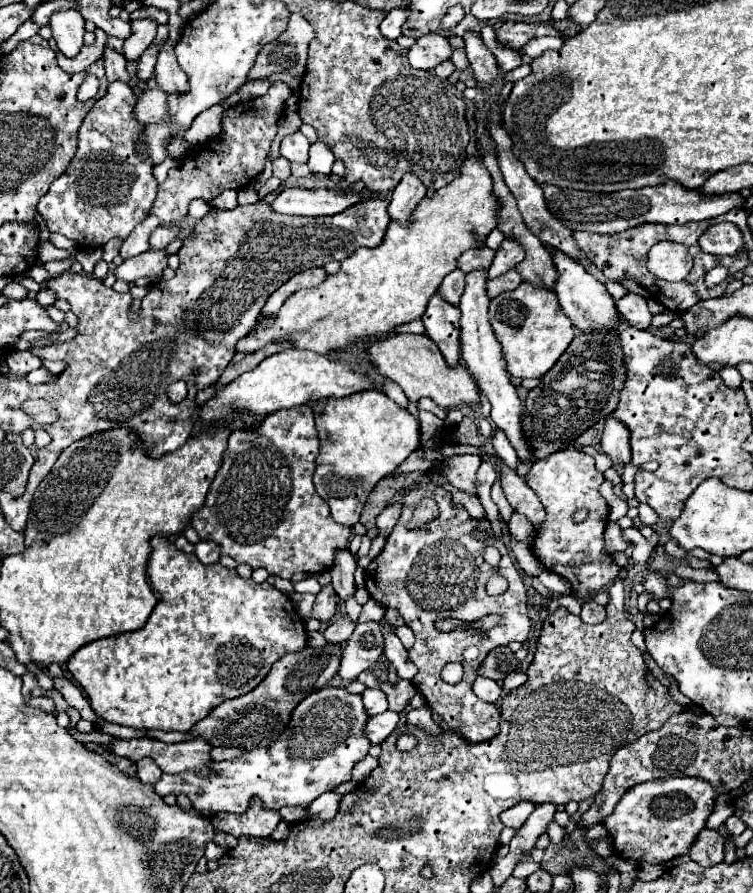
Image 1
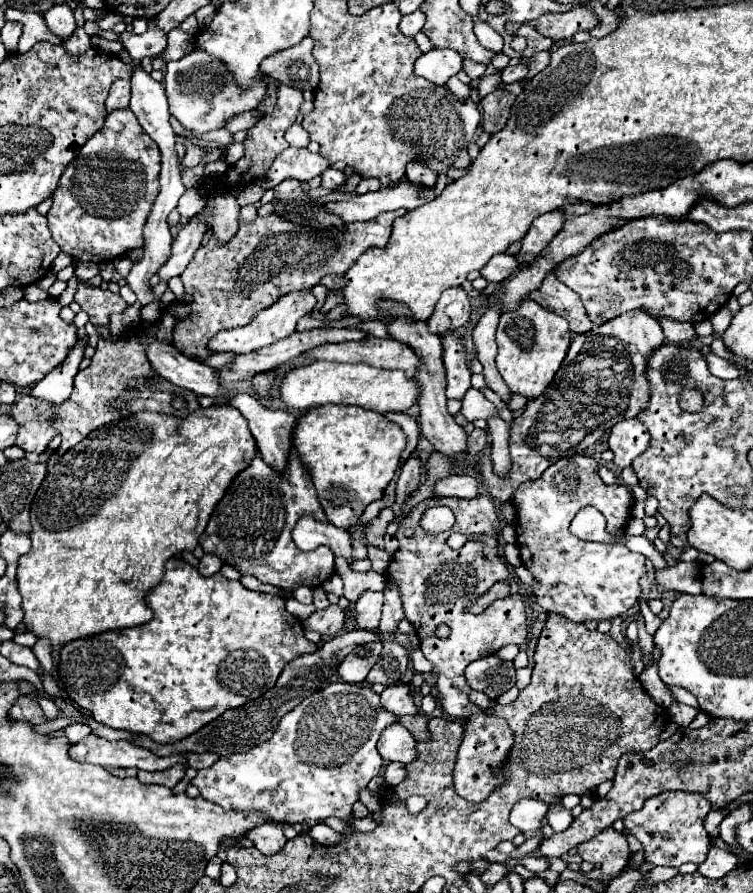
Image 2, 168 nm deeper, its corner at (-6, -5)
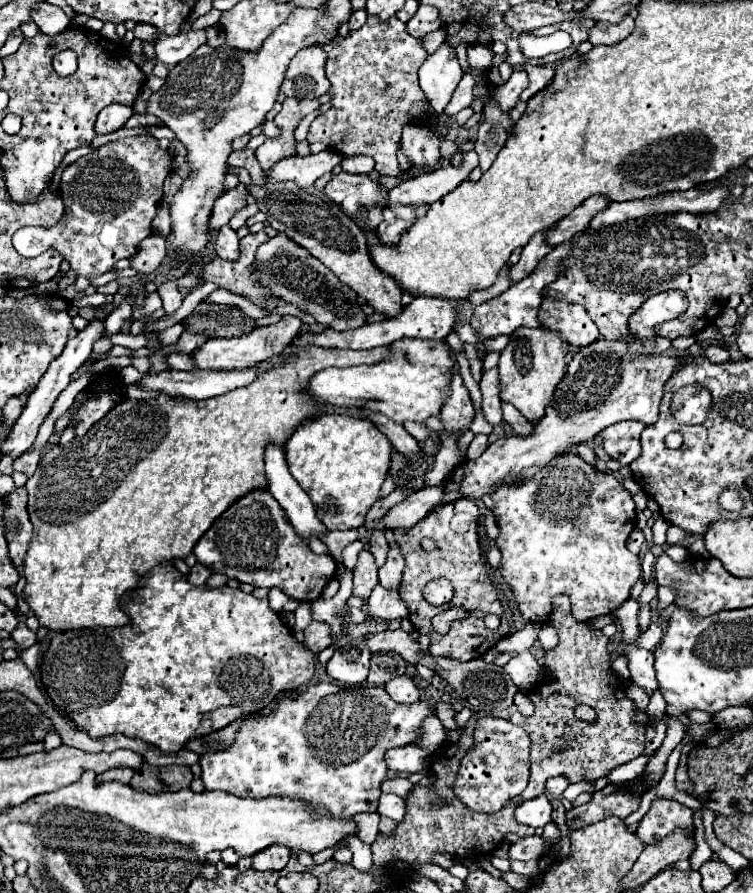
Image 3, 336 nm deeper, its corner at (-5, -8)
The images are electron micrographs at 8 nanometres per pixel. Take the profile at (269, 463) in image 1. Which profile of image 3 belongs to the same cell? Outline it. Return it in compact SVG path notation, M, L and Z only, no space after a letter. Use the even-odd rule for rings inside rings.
M254 490L234 502L194 546L196 562L208 566L214 574L226 574L238 582L262 588L280 588L298 602L320 598L324 586L336 572L332 556L312 554L308 542L294 534L286 512L268 490Z

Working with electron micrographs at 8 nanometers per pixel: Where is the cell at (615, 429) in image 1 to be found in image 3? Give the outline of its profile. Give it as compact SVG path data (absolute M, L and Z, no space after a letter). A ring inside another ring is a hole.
M636 420L618 422L602 430L602 446L610 458L618 460L622 466L628 466L640 454L640 434L646 424Z

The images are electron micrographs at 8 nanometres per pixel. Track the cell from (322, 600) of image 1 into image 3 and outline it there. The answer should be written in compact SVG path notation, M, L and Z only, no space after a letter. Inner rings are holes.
M312 620L310 626L304 630L304 646L308 650L312 650L314 654L320 654L324 648L328 648L332 644L330 638L330 626Z

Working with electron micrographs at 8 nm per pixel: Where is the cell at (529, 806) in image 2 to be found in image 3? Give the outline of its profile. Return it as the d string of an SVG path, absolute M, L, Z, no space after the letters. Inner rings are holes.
M546 796L526 800L516 808L516 820L532 828L546 826L550 822L550 814L552 814L552 806Z

